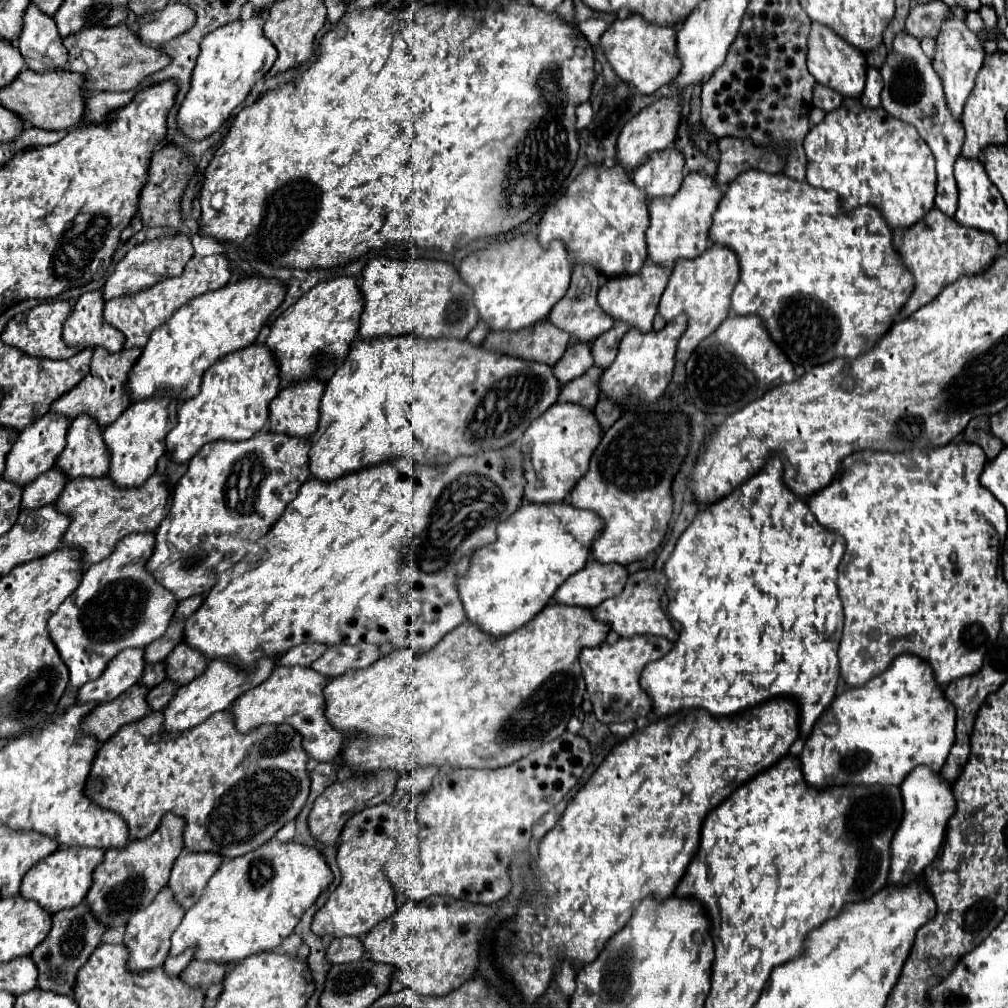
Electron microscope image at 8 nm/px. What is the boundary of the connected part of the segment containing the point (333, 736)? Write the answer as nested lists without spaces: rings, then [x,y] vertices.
[[[276,666],[262,684],[244,692],[232,708],[228,710],[234,716],[234,724],[238,732],[250,732],[264,724],[290,724],[298,734],[302,734],[302,748],[316,762],[334,762],[338,760],[338,752],[344,744],[344,736],[336,732],[324,718],[324,696],[322,688],[326,686],[326,676],[314,672],[304,666]]]

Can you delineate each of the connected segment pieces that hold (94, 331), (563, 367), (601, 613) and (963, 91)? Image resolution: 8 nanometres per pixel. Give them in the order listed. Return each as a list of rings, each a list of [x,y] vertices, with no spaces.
[[[88,292],[78,298],[72,314],[64,322],[64,342],[70,348],[104,348],[110,354],[122,350],[124,336],[102,318],[102,292]]]
[[[570,342],[564,356],[554,366],[554,376],[558,378],[560,386],[566,386],[566,382],[584,374],[590,366],[592,366],[590,342]]]
[[[640,570],[636,574],[628,576],[628,582],[624,590],[602,602],[598,608],[592,610],[592,616],[604,624],[608,624],[618,636],[636,636],[636,634],[652,634],[652,636],[664,636],[670,642],[676,642],[678,634],[674,632],[668,616],[660,608],[660,598],[664,594],[666,578],[658,570]]]
[[[952,8],[952,16],[942,24],[942,30],[936,38],[938,42],[938,50],[936,50],[936,58],[932,62],[934,70],[938,72],[938,76],[942,78],[942,84],[944,84],[944,96],[946,96],[946,104],[954,116],[954,120],[960,120],[962,116],[962,110],[964,110],[964,104],[974,88],[974,80],[976,80],[976,74],[978,70],[982,68],[982,62],[984,62],[984,48],[980,46],[978,38],[974,32],[970,32],[966,26],[964,26],[964,10],[962,8]]]

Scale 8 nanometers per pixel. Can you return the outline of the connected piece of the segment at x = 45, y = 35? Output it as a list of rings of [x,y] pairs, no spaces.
[[[30,4],[26,12],[22,34],[18,38],[18,50],[28,68],[36,72],[62,70],[68,66],[68,54],[56,30],[56,22],[42,14],[34,4]]]

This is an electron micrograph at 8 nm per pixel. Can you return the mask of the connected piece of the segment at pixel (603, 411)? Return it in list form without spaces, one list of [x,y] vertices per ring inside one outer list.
[[[604,396],[598,400],[598,404],[594,406],[594,416],[598,420],[598,424],[602,426],[602,430],[608,430],[618,418],[620,418],[620,408],[612,402],[608,402]]]

